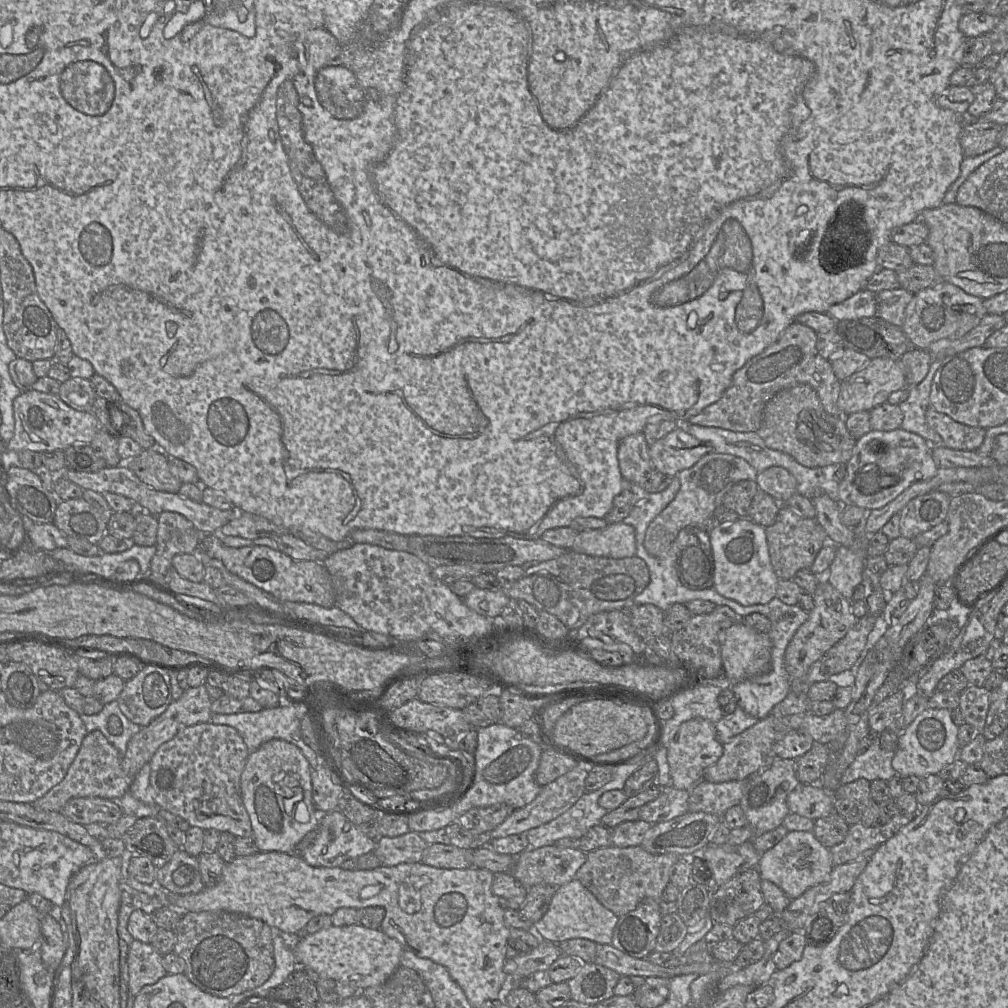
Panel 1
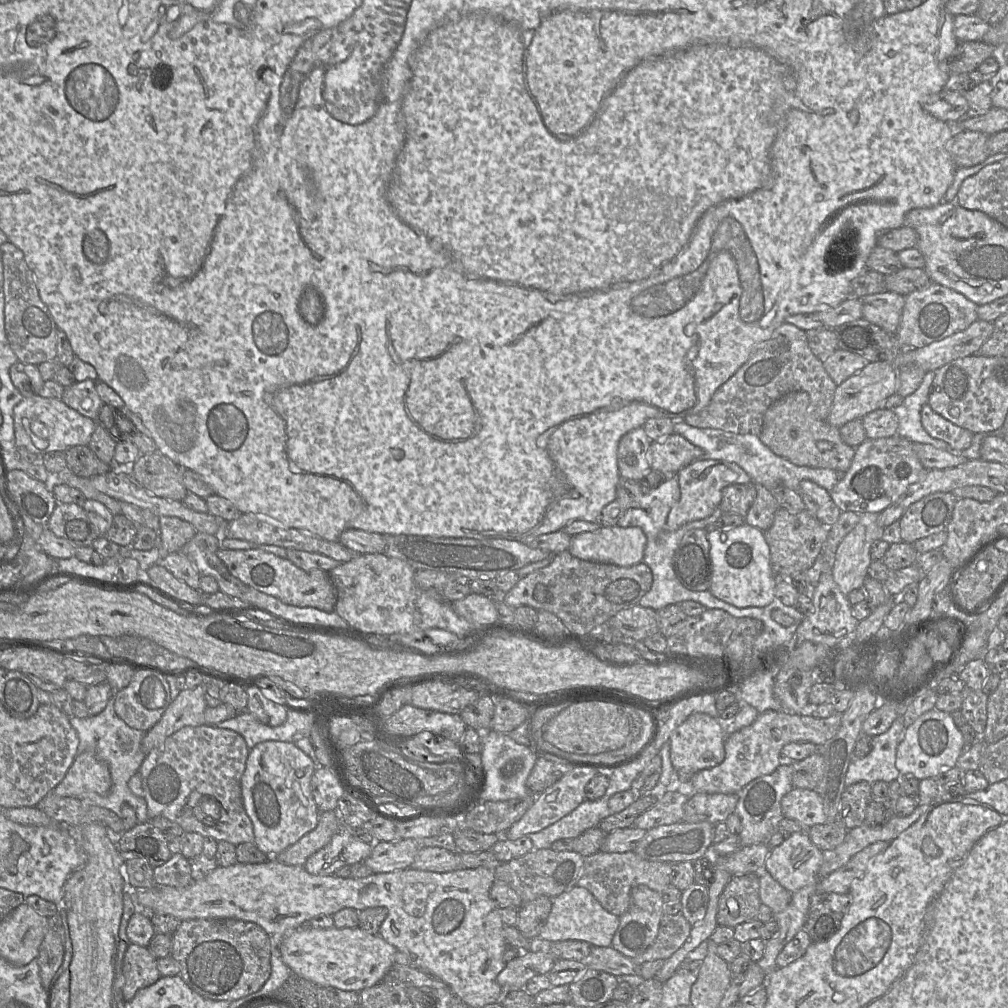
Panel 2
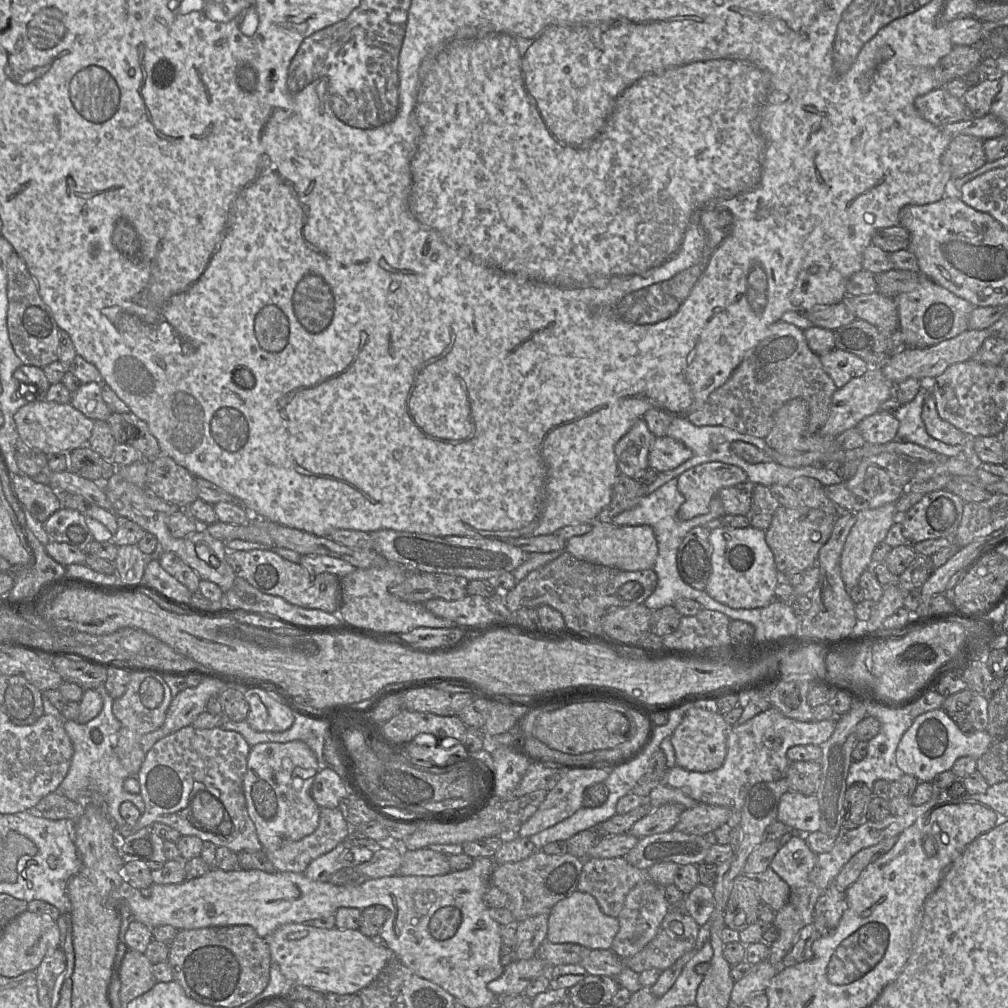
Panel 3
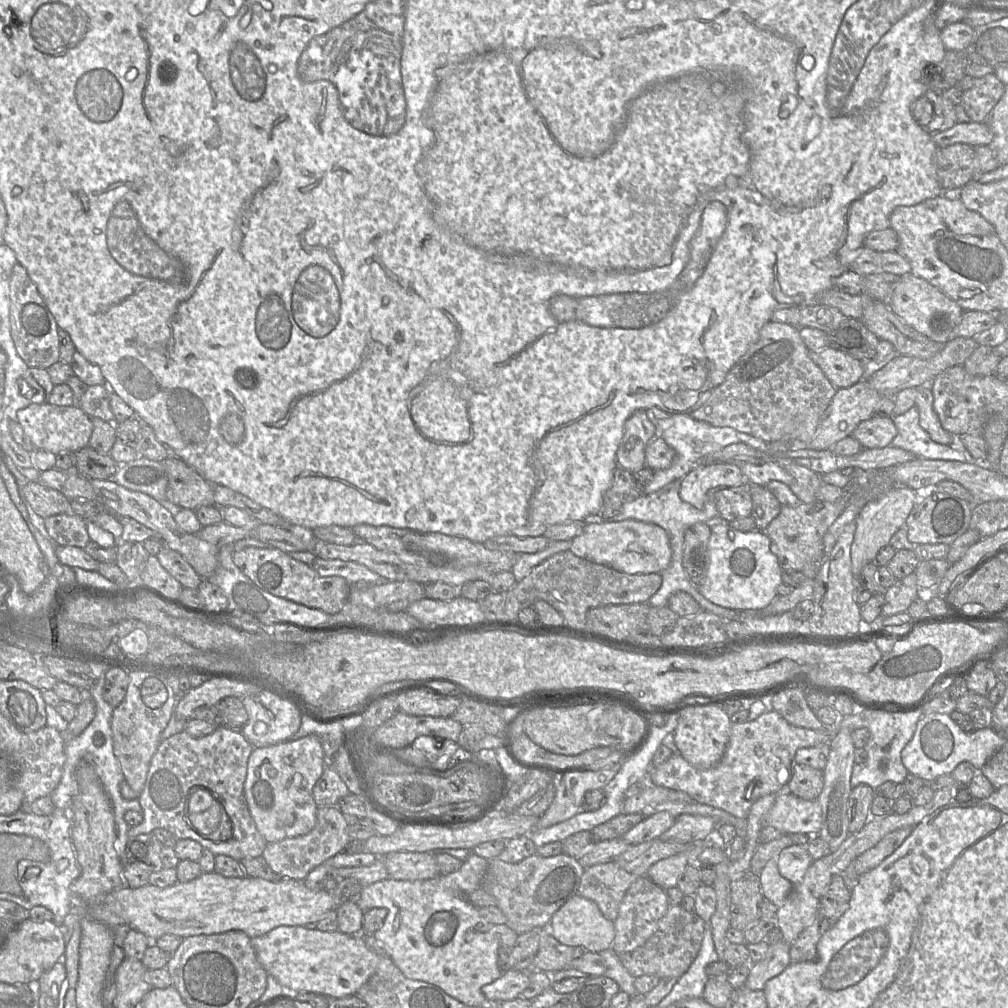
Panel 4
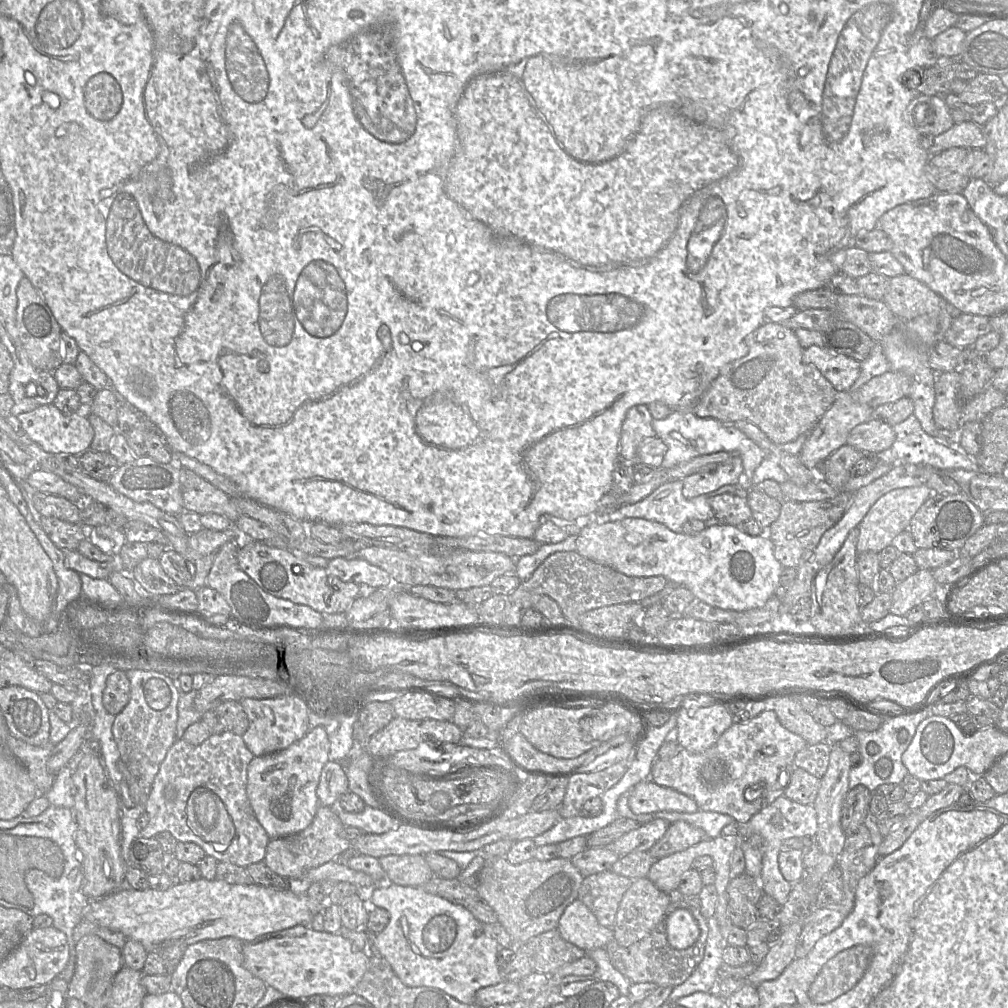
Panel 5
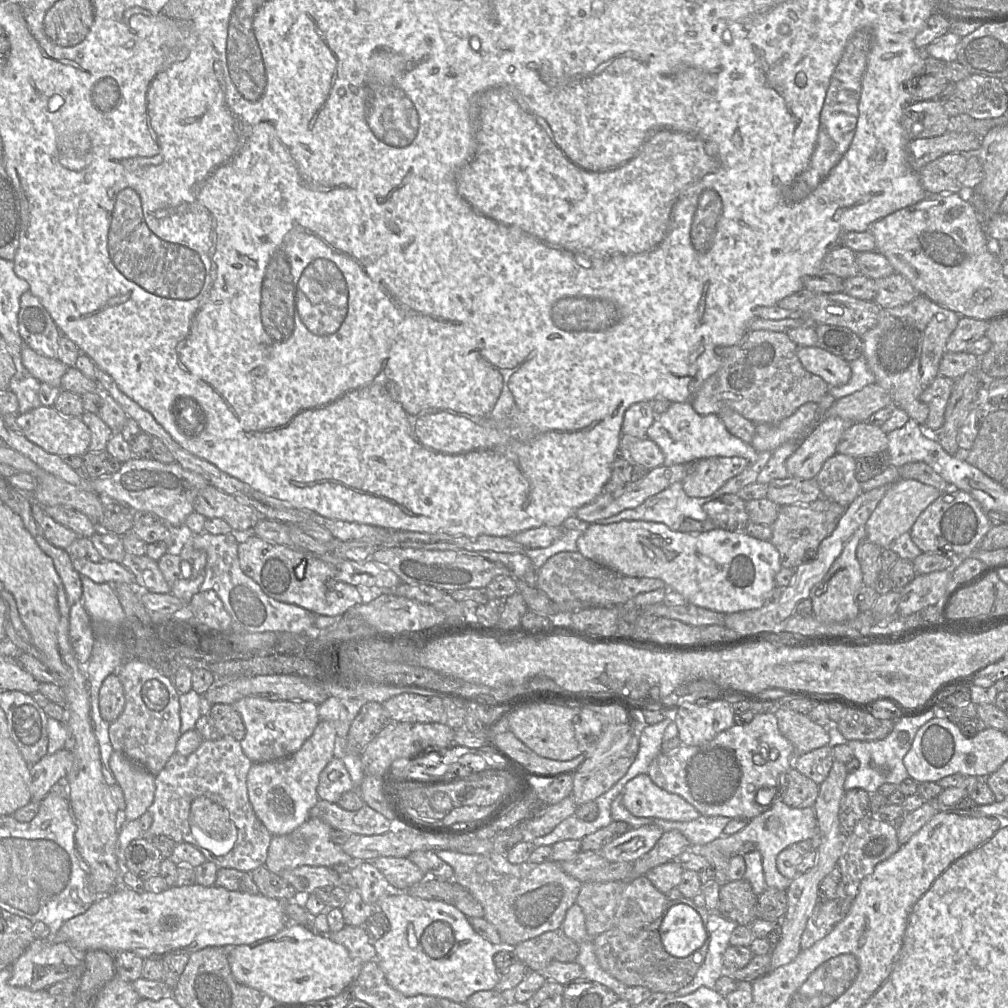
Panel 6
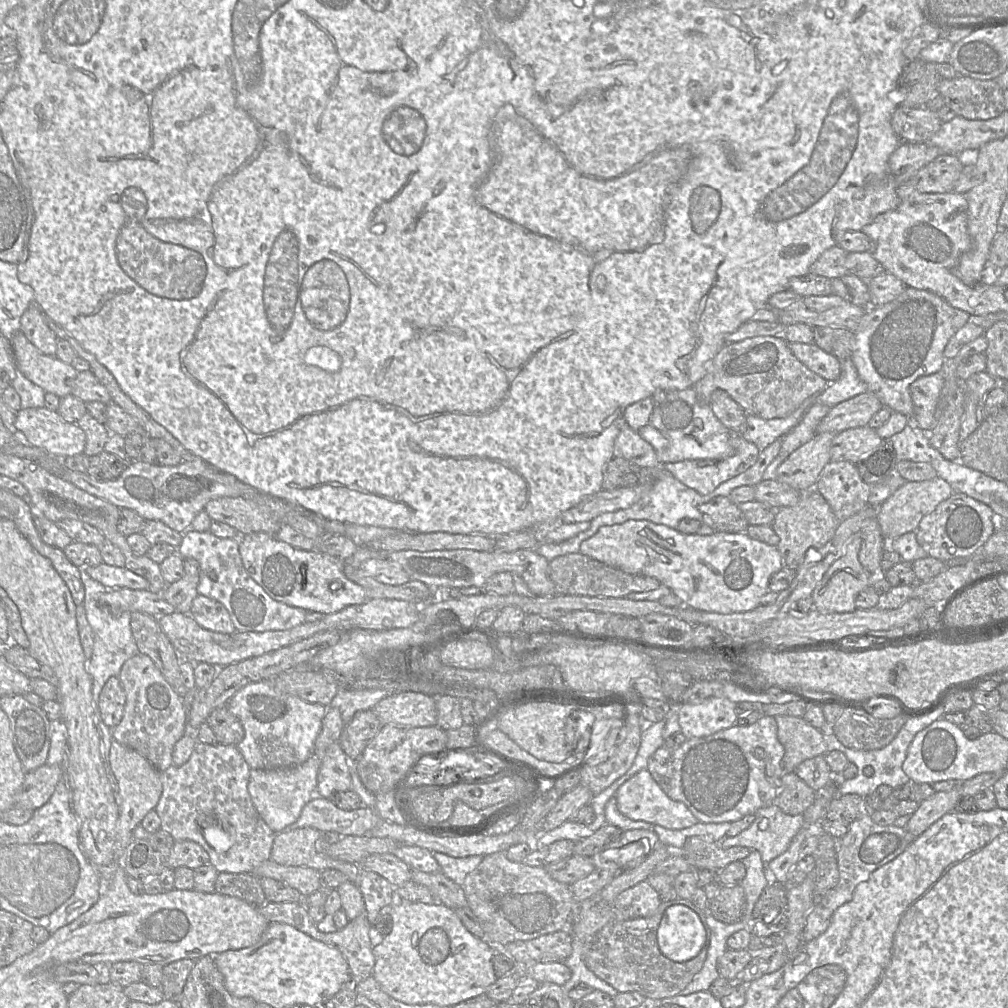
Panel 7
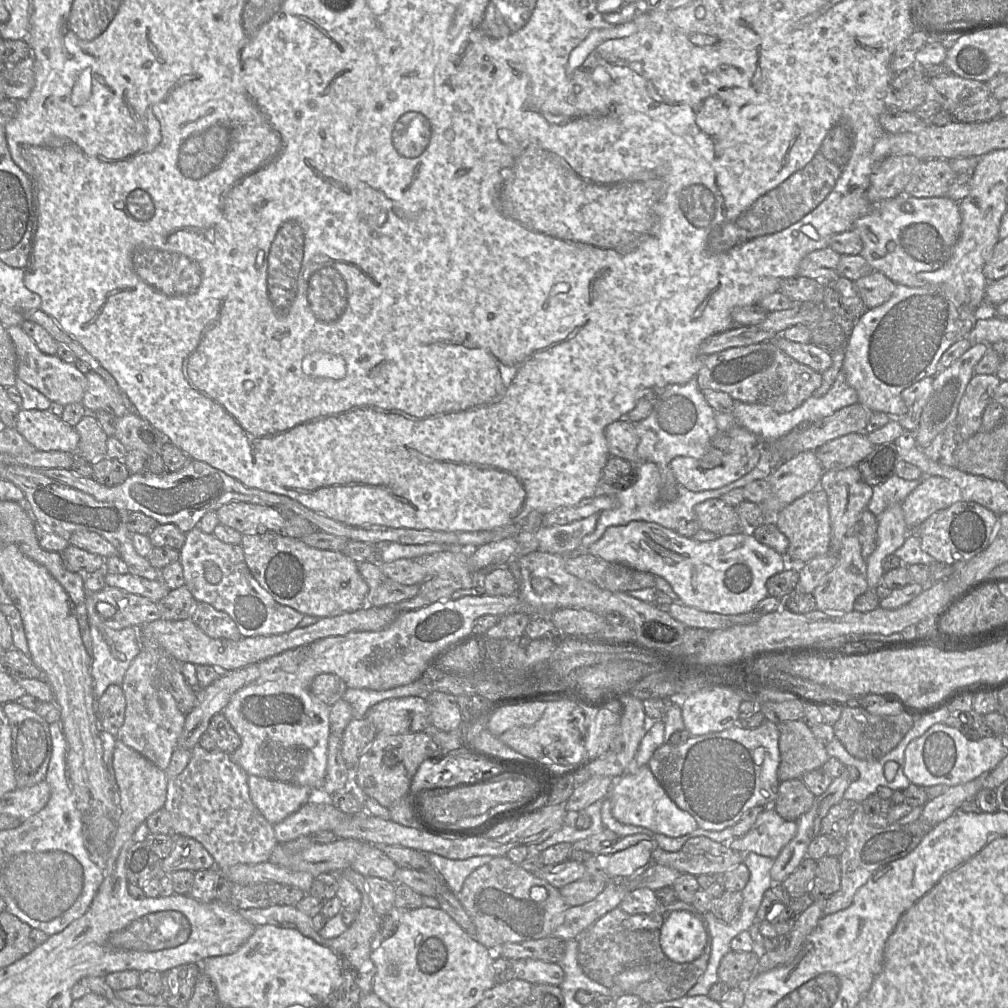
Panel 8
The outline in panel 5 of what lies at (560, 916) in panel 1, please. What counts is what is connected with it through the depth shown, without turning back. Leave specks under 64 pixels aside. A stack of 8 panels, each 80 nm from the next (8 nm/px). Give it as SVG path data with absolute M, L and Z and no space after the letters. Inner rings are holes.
M578 898L564 910L557 930L564 940L584 951L605 948L611 940L615 939L613 929L602 926Z

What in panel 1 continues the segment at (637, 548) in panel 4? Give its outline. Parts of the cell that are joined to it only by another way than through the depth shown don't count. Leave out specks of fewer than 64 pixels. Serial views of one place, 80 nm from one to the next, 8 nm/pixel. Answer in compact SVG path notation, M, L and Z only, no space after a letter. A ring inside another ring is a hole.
M623 522L577 534L572 551L614 559L636 556L635 529Z

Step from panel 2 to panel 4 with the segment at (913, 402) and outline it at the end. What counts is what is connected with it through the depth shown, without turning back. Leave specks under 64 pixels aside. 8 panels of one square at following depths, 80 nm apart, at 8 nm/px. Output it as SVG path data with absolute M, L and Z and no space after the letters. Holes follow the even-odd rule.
M916 405L905 413L893 417L897 435L891 445L913 453L916 458L935 460L955 460L960 462L975 462L966 452L949 445L934 441L920 425L919 412Z

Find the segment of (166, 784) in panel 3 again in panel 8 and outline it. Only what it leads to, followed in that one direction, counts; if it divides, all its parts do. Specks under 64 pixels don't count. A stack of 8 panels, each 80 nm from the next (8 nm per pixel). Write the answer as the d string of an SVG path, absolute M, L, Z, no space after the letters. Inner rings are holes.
M200 745L191 750L187 767L177 777L168 779L164 808L172 820L172 835L187 836L199 841L212 855L218 870L235 864L258 864L269 861L278 844L273 825L260 813L250 798L248 775L231 760L231 755L217 751L207 751Z

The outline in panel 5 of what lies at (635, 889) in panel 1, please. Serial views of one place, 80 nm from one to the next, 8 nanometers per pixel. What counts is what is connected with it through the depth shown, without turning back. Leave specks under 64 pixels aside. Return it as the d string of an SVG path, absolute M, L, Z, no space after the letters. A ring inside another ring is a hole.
M611 870L602 871L584 877L578 899L589 908L602 926L613 928L620 902L632 882L631 878Z

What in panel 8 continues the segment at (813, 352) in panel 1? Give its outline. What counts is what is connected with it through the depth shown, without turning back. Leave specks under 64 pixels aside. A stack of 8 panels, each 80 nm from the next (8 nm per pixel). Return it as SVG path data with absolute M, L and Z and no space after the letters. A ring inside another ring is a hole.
M770 340L706 356L695 379L701 391L726 392L734 400L767 405L779 413L787 413L800 406L821 386L823 380L821 373L797 362Z

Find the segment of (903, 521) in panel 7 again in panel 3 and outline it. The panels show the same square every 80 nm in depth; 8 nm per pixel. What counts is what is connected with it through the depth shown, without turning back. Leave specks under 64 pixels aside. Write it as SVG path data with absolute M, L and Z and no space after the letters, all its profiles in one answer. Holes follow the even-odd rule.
M895 503L856 513L856 523L846 539L840 560L841 577L847 591L858 585L861 575L873 562L872 554L875 547L884 541L889 529L896 521L898 521L898 514Z

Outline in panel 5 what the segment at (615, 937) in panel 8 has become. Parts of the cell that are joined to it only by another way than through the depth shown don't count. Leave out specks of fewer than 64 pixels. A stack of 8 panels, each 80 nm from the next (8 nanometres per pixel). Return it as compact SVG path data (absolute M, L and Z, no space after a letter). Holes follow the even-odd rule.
M686 900L670 903L663 918L660 920L655 929L642 940L628 946L623 947L613 939L605 947L611 964L624 976L630 979L632 983L651 982L658 987L676 987L684 983L695 971L699 963L704 957L705 946L708 937L707 919L703 917L700 909L694 908L688 904ZM677 909L688 910L696 919L700 935L696 943L684 950L677 950L670 946L666 936L666 920L667 917Z

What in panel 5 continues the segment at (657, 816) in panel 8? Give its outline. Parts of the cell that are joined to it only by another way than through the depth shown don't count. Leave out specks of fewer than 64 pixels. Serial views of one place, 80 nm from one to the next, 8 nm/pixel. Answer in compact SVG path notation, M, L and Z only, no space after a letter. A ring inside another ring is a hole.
M651 779L641 781L631 789L628 804L637 815L659 811L694 813L699 810L696 802L687 795L660 786Z

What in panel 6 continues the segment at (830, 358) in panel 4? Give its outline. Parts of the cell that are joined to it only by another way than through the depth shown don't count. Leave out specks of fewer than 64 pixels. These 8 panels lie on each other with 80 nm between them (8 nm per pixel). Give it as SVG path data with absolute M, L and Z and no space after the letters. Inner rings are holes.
M818 346L798 347L797 356L806 370L823 378L830 387L845 385L851 378L848 361Z

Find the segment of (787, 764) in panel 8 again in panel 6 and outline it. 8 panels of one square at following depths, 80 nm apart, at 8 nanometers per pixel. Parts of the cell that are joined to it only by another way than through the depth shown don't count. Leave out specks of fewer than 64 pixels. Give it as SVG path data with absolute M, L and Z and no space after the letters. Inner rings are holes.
M776 706L774 714L781 734L794 746L795 757L830 745L833 741L833 726L821 727L814 723L808 715L789 708Z

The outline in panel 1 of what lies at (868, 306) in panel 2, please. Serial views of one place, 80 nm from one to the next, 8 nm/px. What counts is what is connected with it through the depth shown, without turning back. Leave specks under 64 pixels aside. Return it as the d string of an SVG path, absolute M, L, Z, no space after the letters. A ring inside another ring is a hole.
M889 289L877 293L877 317L901 327L905 319L906 307L913 298L913 293L903 289Z

